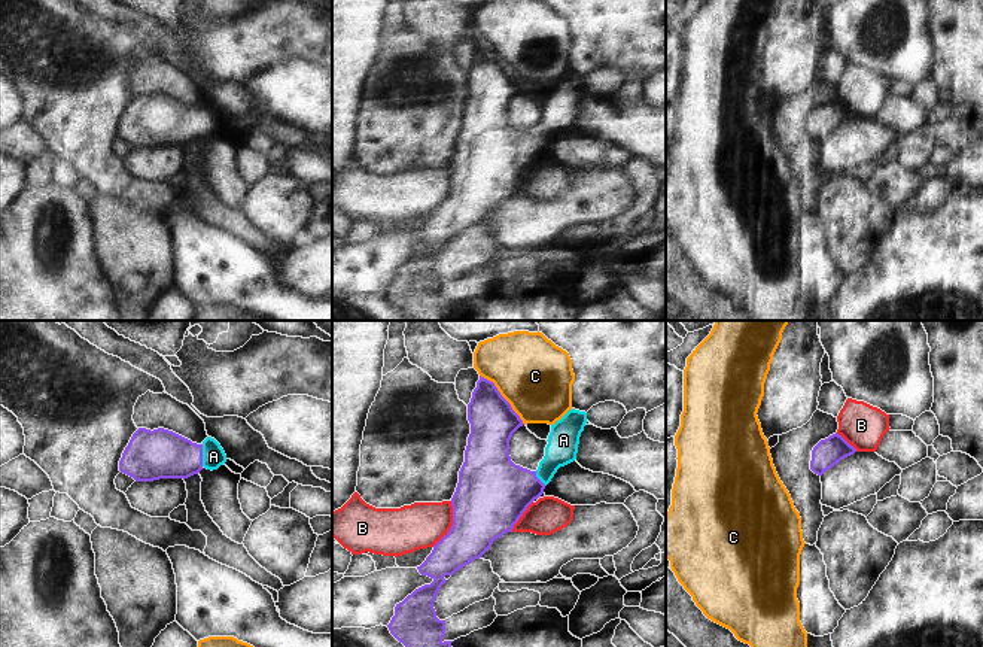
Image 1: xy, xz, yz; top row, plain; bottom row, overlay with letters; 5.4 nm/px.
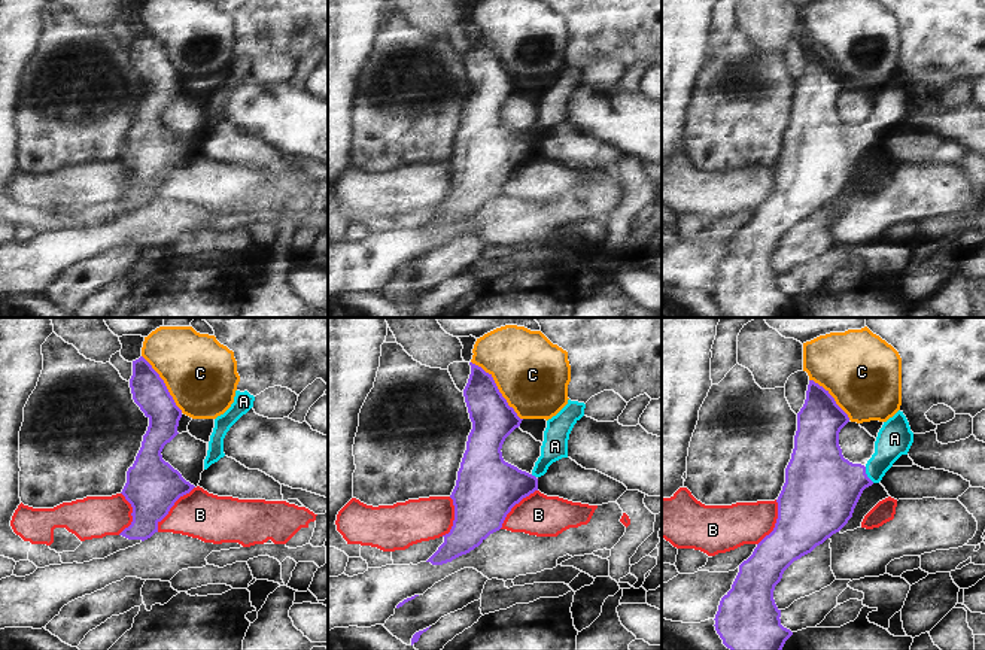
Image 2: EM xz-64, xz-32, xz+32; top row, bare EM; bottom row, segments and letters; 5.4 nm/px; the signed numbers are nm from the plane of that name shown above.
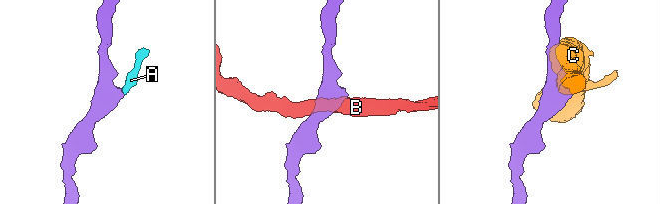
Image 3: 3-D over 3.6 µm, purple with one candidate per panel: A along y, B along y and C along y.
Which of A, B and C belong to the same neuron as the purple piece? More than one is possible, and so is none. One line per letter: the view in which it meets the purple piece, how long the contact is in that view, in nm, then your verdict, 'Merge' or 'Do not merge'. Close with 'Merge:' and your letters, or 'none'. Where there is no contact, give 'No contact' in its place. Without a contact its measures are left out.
A: Touches purple in xy. Shared border 120 nm. Merge
B: Touches purple in xz. Shared border 260 nm. Do not merge
C: Touches purple in xz. Shared border 360 nm. Do not merge
Merge: A

